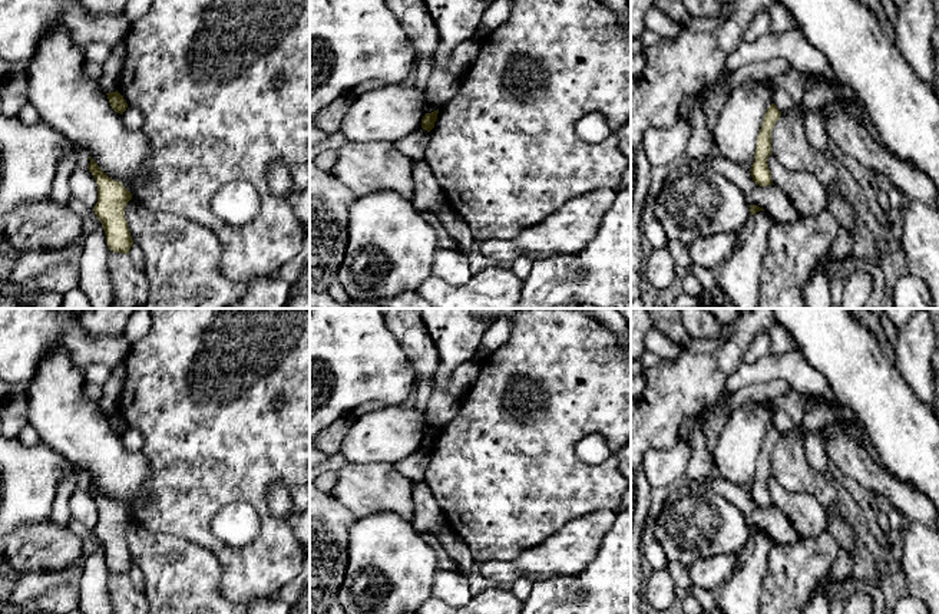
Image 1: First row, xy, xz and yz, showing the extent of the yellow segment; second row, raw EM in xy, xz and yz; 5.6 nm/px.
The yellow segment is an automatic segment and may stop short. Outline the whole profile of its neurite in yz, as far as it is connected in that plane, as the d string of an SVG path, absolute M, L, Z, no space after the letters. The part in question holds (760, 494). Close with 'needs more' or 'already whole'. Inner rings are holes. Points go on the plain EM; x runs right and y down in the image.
M771 425L764 436L763 446L757 458L754 483L750 493L753 502L760 508L767 508L773 505L767 479L771 476L771 452L780 438L781 433L774 425Z; already whole

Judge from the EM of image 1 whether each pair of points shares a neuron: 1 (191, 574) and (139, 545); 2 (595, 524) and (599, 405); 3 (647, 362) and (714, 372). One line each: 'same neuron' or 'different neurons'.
1: same neuron
2: different neurons
3: different neurons

